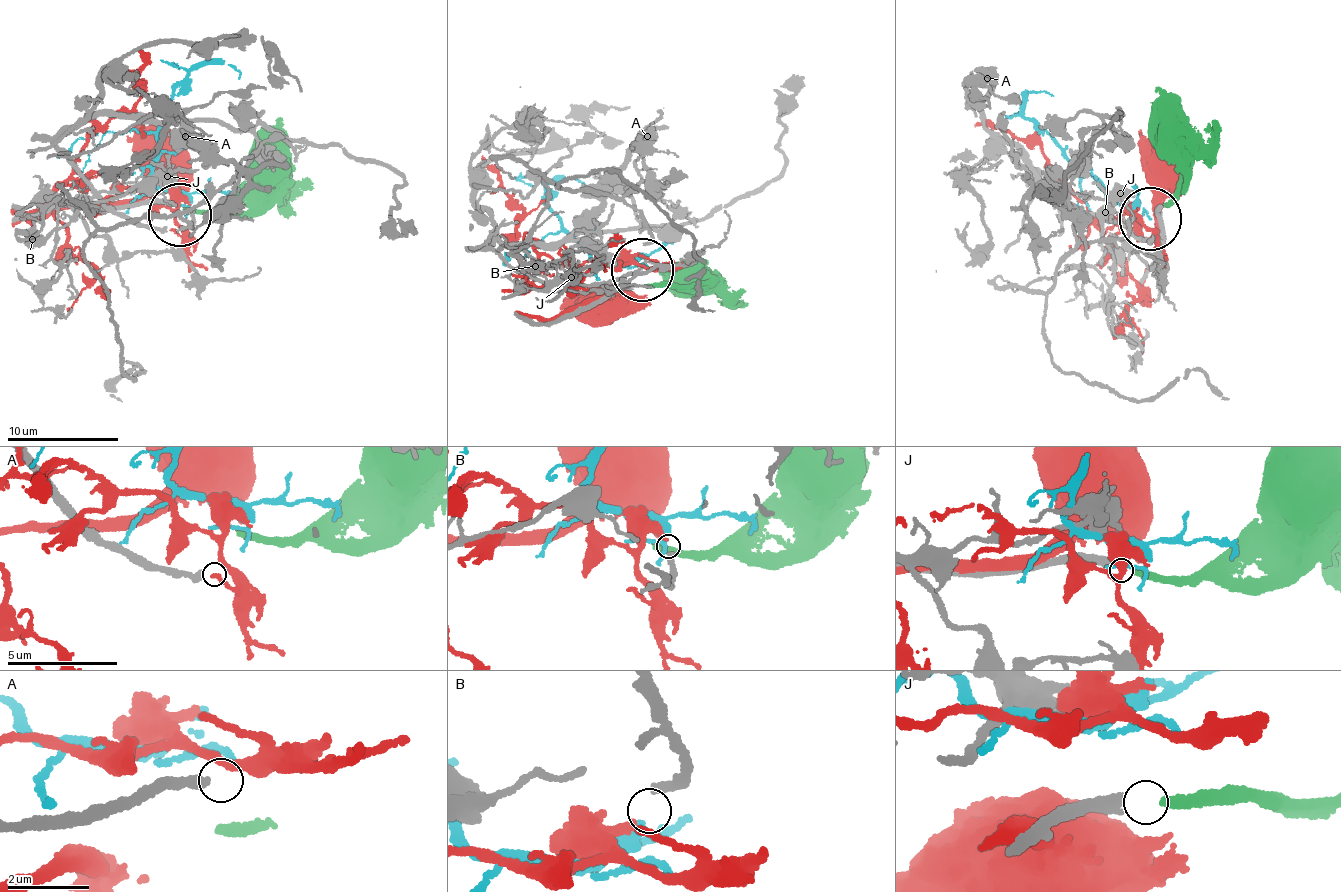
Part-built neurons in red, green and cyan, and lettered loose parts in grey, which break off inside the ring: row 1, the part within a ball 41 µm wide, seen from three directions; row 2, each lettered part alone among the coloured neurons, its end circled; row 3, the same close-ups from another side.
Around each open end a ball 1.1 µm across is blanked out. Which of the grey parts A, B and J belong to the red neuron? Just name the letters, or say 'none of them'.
none of them

